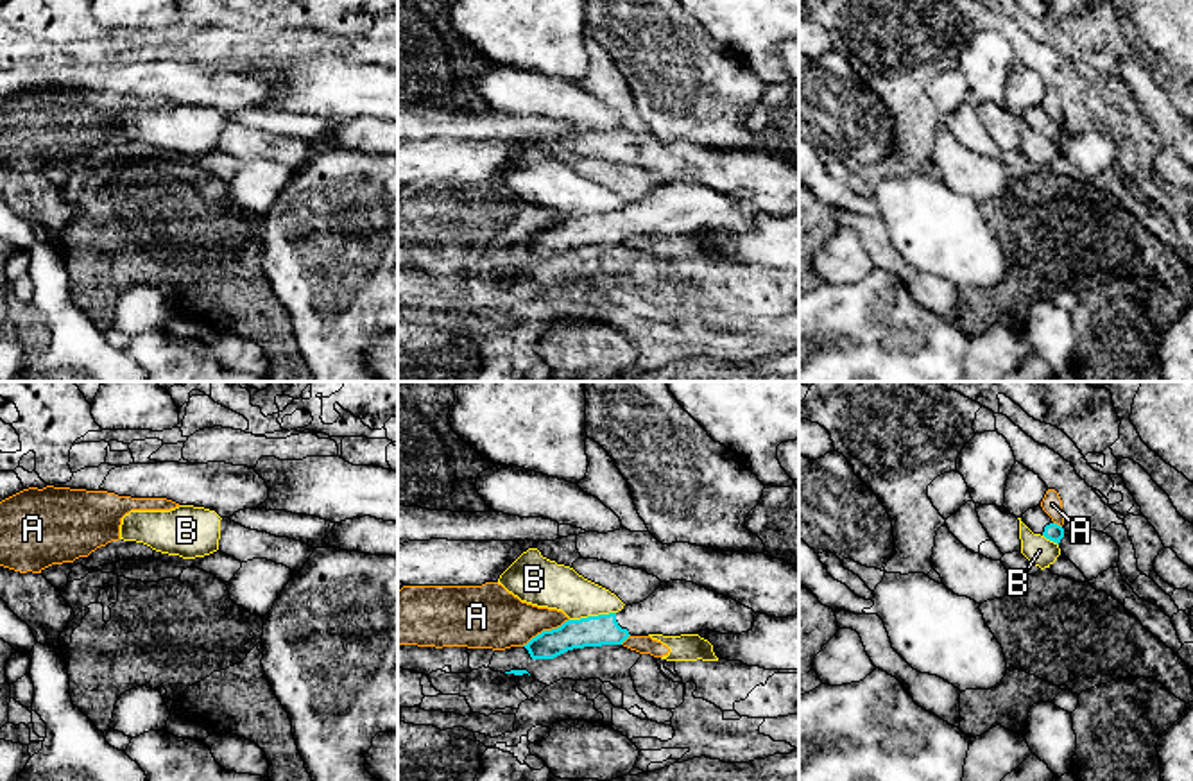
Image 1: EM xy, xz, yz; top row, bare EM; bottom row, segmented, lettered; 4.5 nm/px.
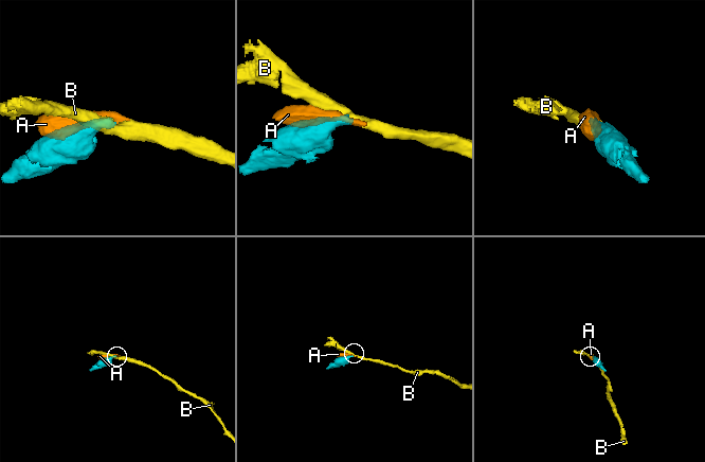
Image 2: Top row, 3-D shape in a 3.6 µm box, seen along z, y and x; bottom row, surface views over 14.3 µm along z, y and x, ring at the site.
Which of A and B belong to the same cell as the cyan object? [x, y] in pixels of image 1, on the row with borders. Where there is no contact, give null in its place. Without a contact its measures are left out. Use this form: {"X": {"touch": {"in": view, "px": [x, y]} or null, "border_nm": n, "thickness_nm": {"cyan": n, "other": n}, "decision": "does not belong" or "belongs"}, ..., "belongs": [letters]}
{"A": {"touch": {"in": "xz", "px": [545, 631]}, "border_nm": 240, "thickness_nm": {"cyan": 140, "other": 280}, "decision": "does not belong"}, "B": {"touch": {"in": "xz", "px": [592, 617]}, "border_nm": 220, "thickness_nm": {"cyan": 140, "other": 200}, "decision": "does not belong"}, "belongs": []}

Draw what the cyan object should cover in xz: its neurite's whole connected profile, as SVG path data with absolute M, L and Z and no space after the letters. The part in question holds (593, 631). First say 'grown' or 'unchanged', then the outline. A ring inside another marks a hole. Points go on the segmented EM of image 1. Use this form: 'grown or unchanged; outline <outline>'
grown; outline M686 580L661 582L643 602L618 613L568 620L523 645L532 659L554 659L568 650L622 645L629 636L681 636L713 631L752 631L754 611L733 598Z

